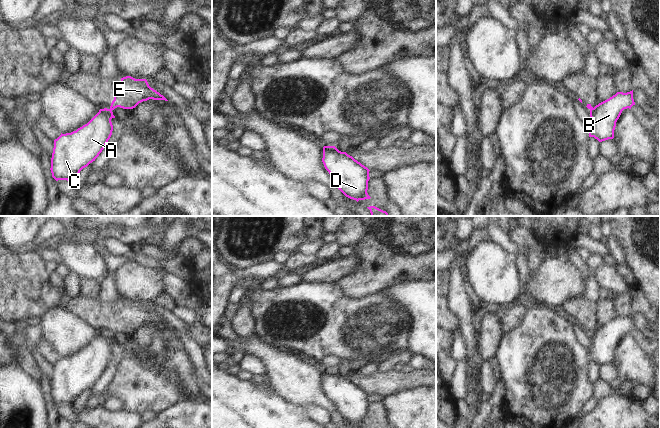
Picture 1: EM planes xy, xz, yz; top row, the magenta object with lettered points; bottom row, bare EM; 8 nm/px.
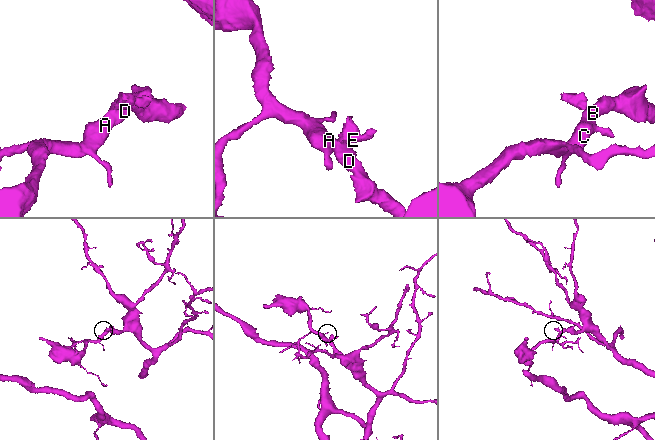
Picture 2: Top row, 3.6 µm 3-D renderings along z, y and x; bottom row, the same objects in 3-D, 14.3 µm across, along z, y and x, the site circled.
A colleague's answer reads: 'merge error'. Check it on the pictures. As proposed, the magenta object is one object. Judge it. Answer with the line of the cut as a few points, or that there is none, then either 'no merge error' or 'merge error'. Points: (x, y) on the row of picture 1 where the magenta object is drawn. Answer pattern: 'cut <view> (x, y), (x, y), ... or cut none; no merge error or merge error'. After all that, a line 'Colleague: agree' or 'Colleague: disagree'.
cut yz (593, 108), (590, 110); merge error
Colleague: agree

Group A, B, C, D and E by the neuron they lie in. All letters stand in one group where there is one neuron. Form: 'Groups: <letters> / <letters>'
Groups: A B C D / E.

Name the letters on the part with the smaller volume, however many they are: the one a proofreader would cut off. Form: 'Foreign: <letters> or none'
Foreign: E

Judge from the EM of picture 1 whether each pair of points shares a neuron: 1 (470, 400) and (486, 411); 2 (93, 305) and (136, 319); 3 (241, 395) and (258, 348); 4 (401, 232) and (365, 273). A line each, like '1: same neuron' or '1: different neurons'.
1: different neurons
2: same neuron
3: different neurons
4: same neuron

